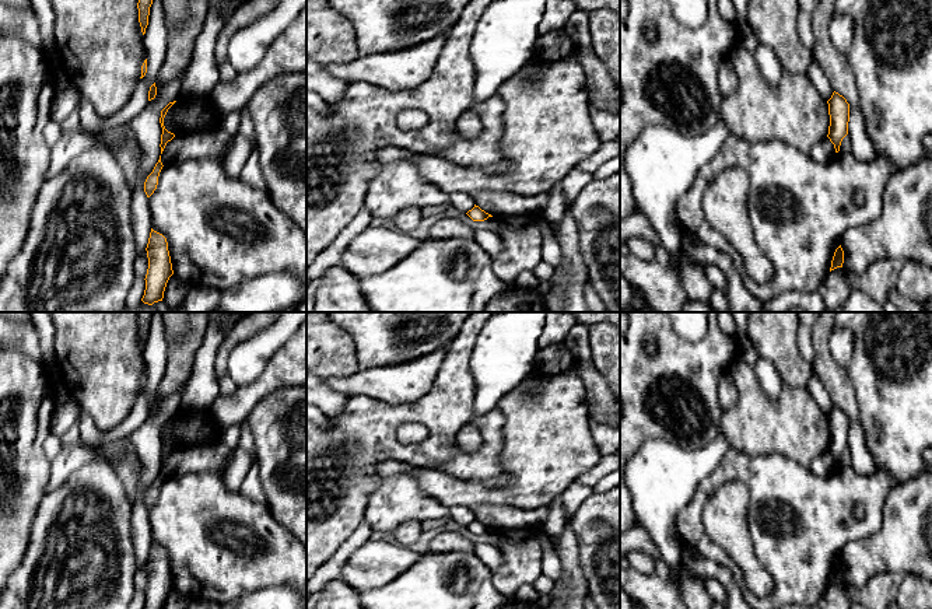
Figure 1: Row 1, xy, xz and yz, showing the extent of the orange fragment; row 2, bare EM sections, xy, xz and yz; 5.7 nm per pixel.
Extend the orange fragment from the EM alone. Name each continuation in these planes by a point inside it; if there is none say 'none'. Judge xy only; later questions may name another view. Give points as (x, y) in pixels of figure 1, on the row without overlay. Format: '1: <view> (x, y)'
none

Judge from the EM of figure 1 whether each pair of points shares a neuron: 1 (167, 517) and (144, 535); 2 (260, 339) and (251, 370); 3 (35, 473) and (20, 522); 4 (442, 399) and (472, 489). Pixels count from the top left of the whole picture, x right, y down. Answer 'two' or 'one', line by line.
1: two
2: one
3: one
4: two

